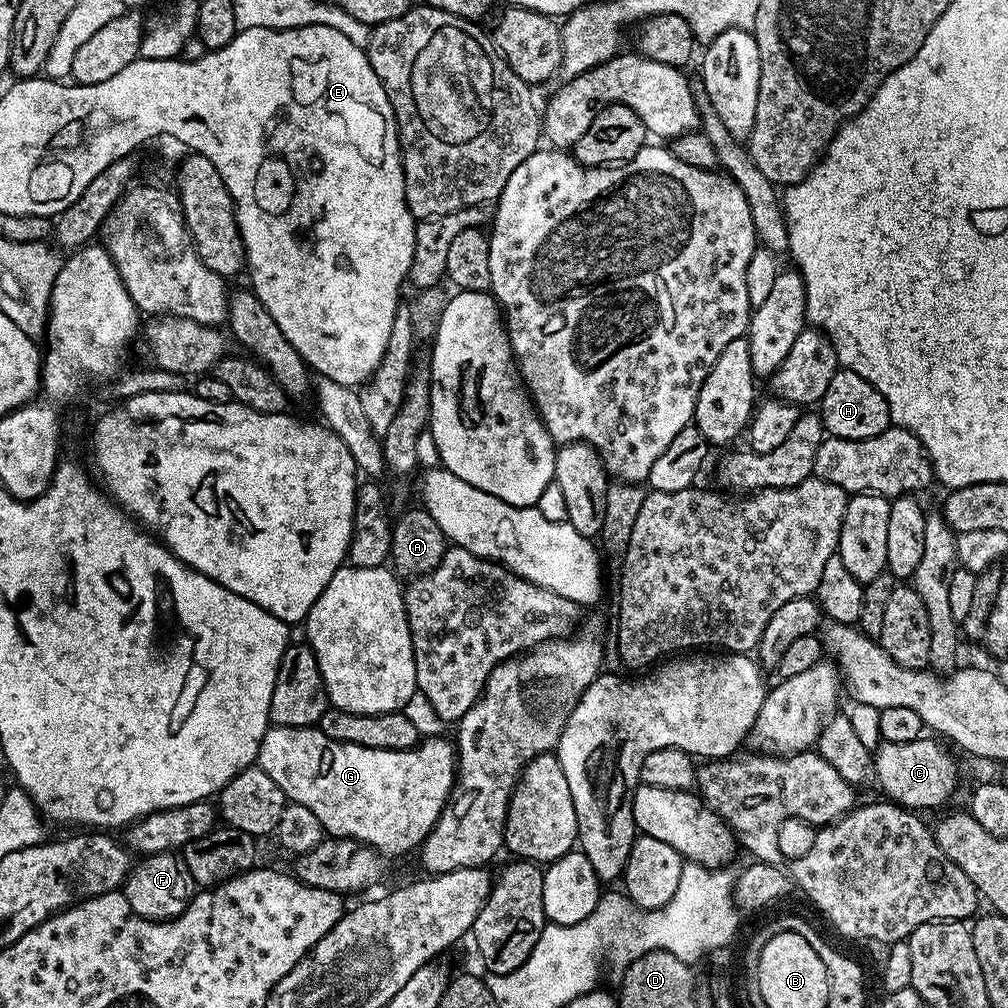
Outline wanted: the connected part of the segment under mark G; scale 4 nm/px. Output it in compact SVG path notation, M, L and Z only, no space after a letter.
M279 726L269 727L266 735L260 743L260 755L258 757L258 766L262 770L266 770L266 774L270 774L270 778L274 778L274 782L278 782L278 786L283 790L285 797L291 803L301 804L310 810L314 810L314 814L318 818L318 822L322 822L325 833L332 836L351 836L353 840L360 840L364 844L368 844L377 852L385 857L400 856L403 852L415 853L423 844L424 840L430 834L430 830L438 822L440 811L448 805L452 795L452 785L456 782L456 750L451 739L445 738L424 738L419 744L415 744L412 748L406 750L386 750L385 748L367 748L361 744L349 744L343 740L335 740L330 738L319 727L311 728L282 728Z

